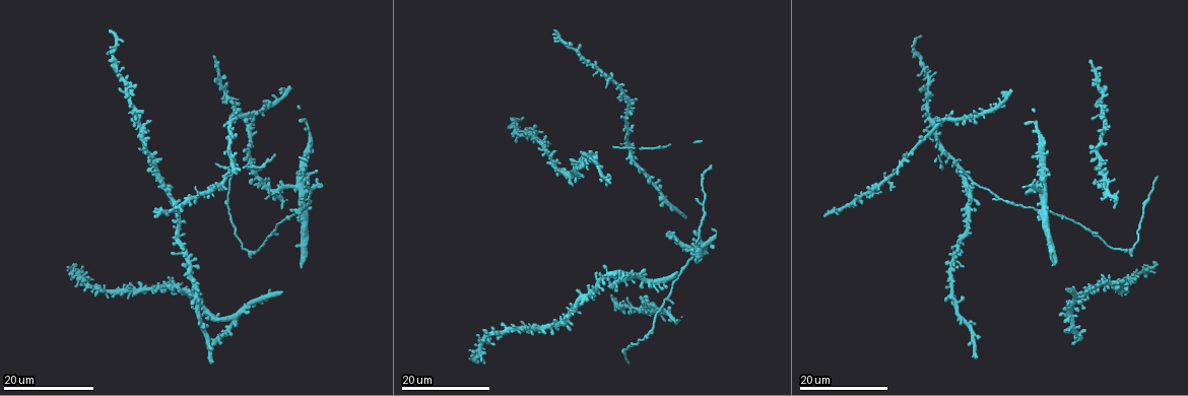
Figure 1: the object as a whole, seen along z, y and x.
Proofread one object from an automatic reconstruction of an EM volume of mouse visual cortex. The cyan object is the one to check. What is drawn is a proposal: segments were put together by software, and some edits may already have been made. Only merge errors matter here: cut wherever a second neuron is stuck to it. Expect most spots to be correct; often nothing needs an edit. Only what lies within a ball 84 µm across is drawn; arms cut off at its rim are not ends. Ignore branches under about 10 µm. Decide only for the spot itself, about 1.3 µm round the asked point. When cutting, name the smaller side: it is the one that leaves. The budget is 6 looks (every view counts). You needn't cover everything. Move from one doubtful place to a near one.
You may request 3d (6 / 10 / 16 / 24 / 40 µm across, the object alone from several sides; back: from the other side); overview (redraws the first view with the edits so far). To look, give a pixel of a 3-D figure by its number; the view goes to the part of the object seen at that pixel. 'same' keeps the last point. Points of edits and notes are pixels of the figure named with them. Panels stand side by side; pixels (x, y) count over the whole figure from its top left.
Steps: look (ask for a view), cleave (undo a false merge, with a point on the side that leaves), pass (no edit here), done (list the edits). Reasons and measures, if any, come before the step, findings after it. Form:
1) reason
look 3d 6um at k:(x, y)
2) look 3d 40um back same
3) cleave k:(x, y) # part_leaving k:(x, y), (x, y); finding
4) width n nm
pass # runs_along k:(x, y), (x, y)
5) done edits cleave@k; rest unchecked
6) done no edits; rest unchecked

four arms meet
look 3d 24um at 1:(928, 135)

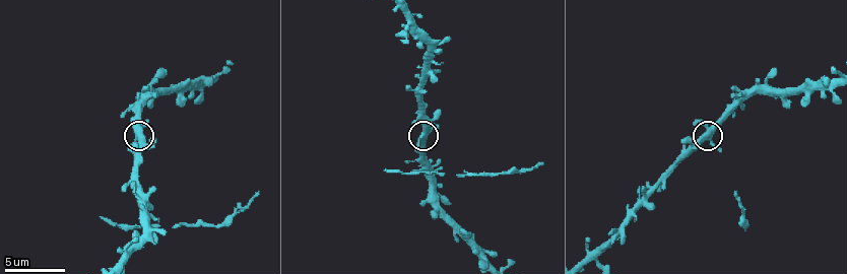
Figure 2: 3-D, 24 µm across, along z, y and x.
look 3d 10um at 2:(423, 132)

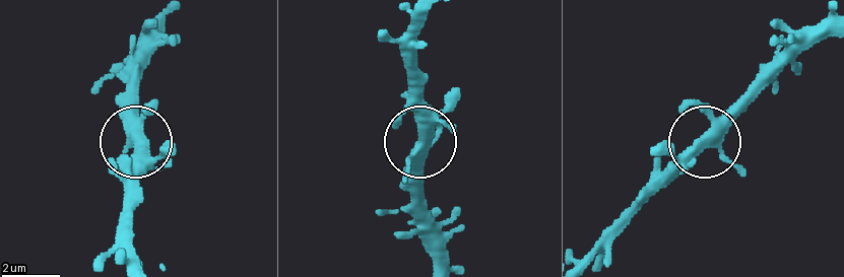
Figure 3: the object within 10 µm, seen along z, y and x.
arms 4
pass # runs_along 3:(827, 32), (805, 40), (648, 197); continuous, no second neuron

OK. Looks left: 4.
looks like a crossing
look 3d 24um at 1:(154, 161)

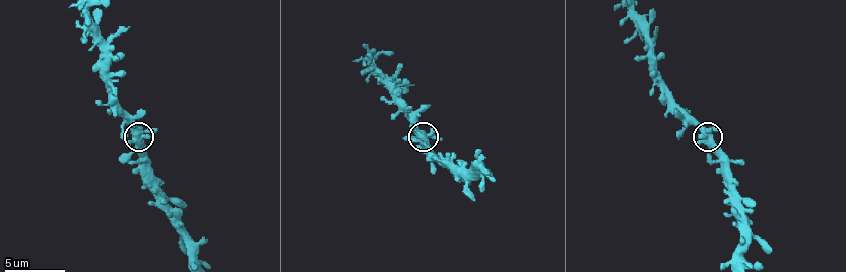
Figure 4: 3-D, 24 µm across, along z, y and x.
look 3d 10um at 4:(418, 133)

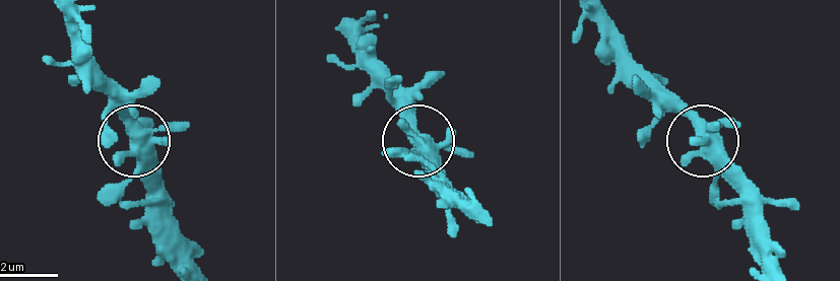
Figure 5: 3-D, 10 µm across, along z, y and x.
zoom in
look 3d 6um at 5:(138, 138)

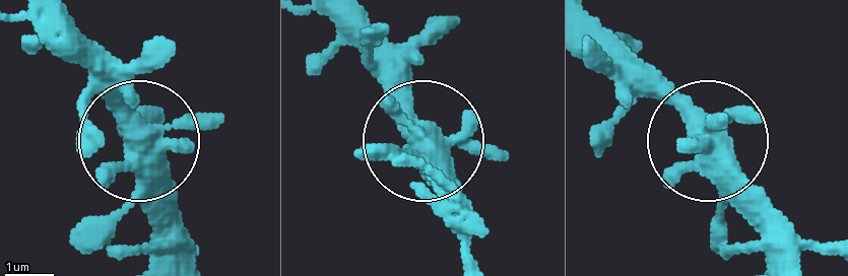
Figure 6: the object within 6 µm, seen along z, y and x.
arms 5
pass # all the same neuron

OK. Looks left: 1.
done no edits; rest unchecked

